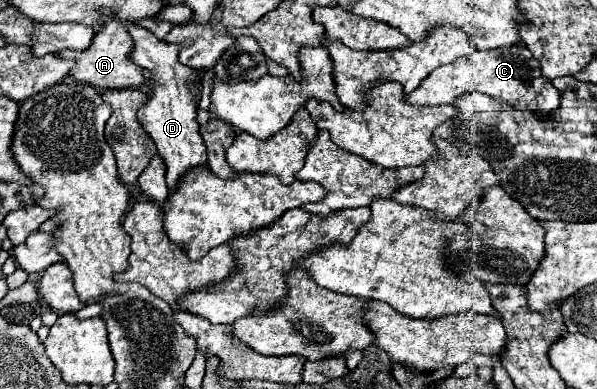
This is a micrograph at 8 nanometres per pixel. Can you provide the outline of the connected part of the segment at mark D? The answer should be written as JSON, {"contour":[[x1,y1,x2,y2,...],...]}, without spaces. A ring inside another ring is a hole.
{"contour":[[132,23,128,25,128,33,134,41,134,47,130,51,130,61,134,61,136,65,140,65,144,69,144,77,146,83,152,87,150,95,148,95,148,103,144,103,138,109,138,121,142,123,144,131,152,137,152,141,156,143,158,155,164,159,166,163,166,183,170,187,170,191,174,191,174,187,178,187,180,177,198,165,206,165,206,147,202,143,200,131,198,131,198,121,196,121,196,113,198,113,198,91,190,89,190,83,198,85,198,73,194,69,184,67,178,61,178,53,180,53,180,45,170,45,160,41,152,31,138,27]]}

